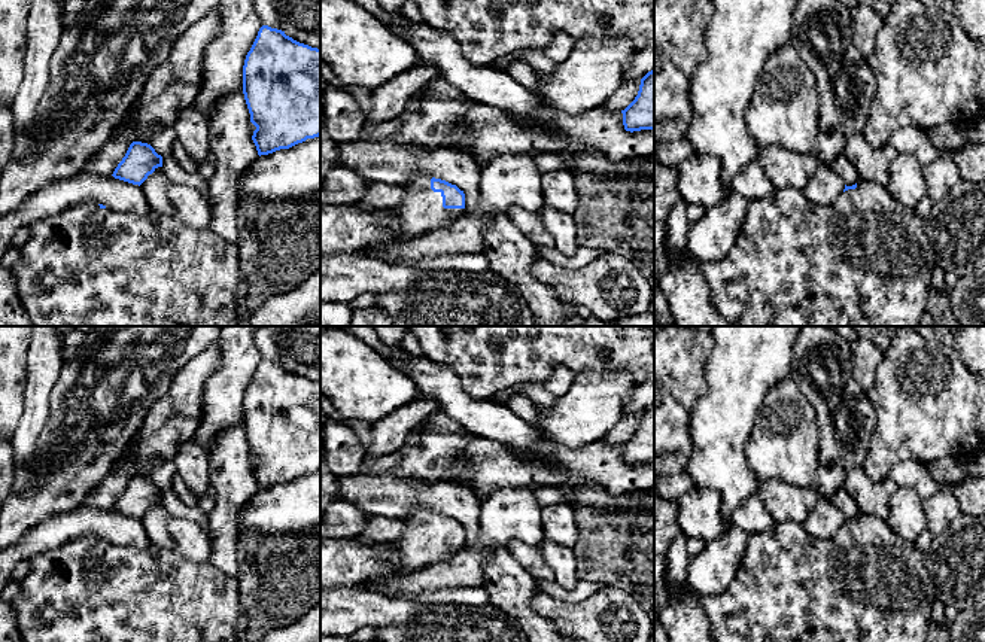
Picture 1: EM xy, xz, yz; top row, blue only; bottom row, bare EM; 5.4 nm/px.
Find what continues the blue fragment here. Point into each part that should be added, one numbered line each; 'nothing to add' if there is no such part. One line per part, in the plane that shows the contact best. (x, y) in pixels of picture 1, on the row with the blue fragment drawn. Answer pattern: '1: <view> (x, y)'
1: xz (422, 210)

